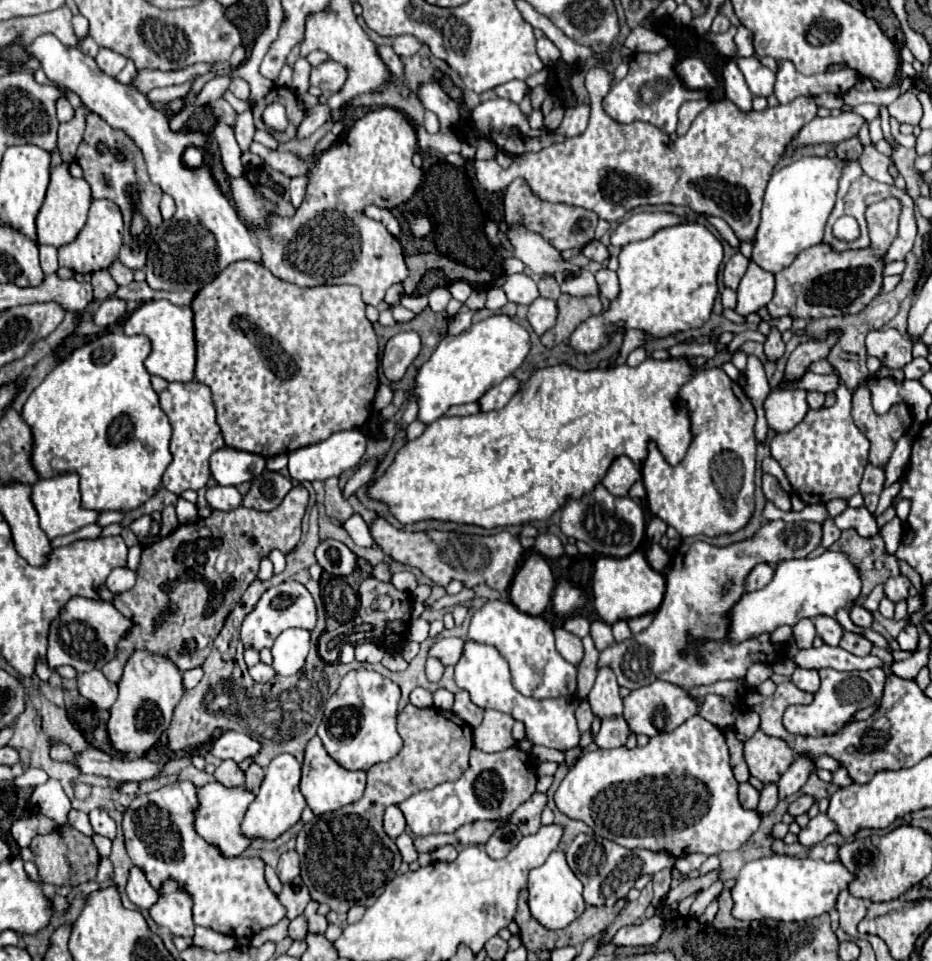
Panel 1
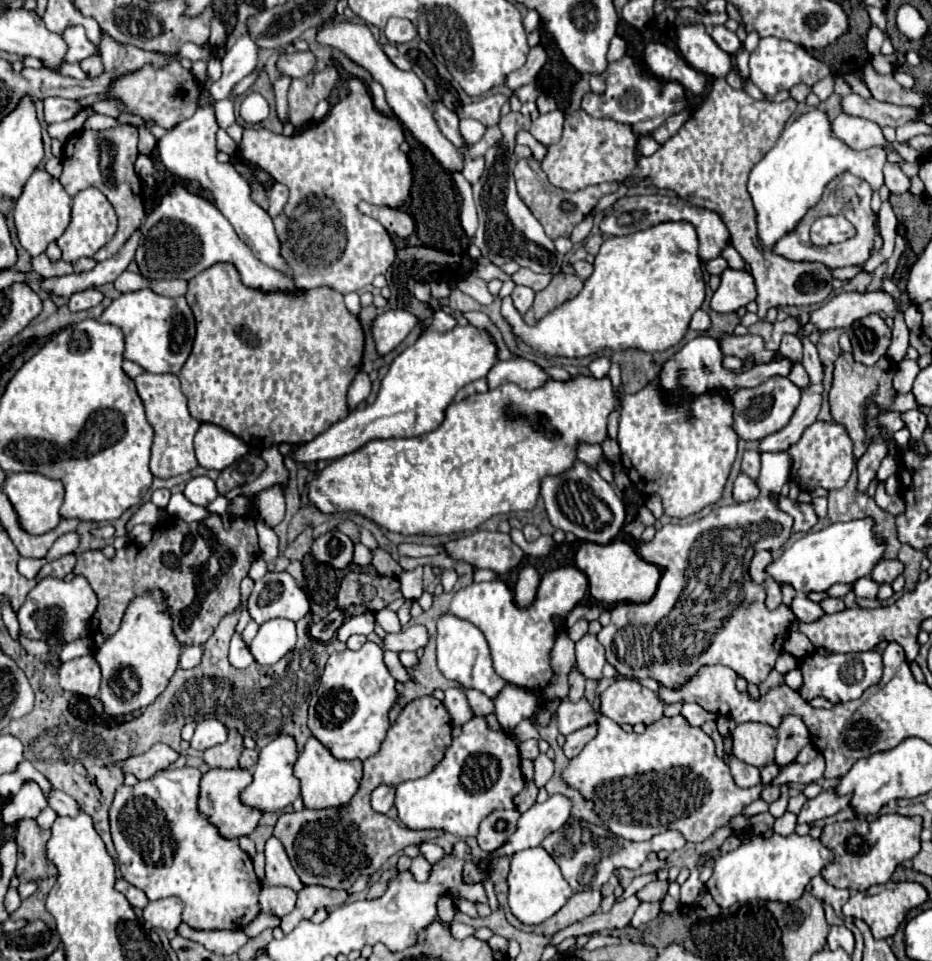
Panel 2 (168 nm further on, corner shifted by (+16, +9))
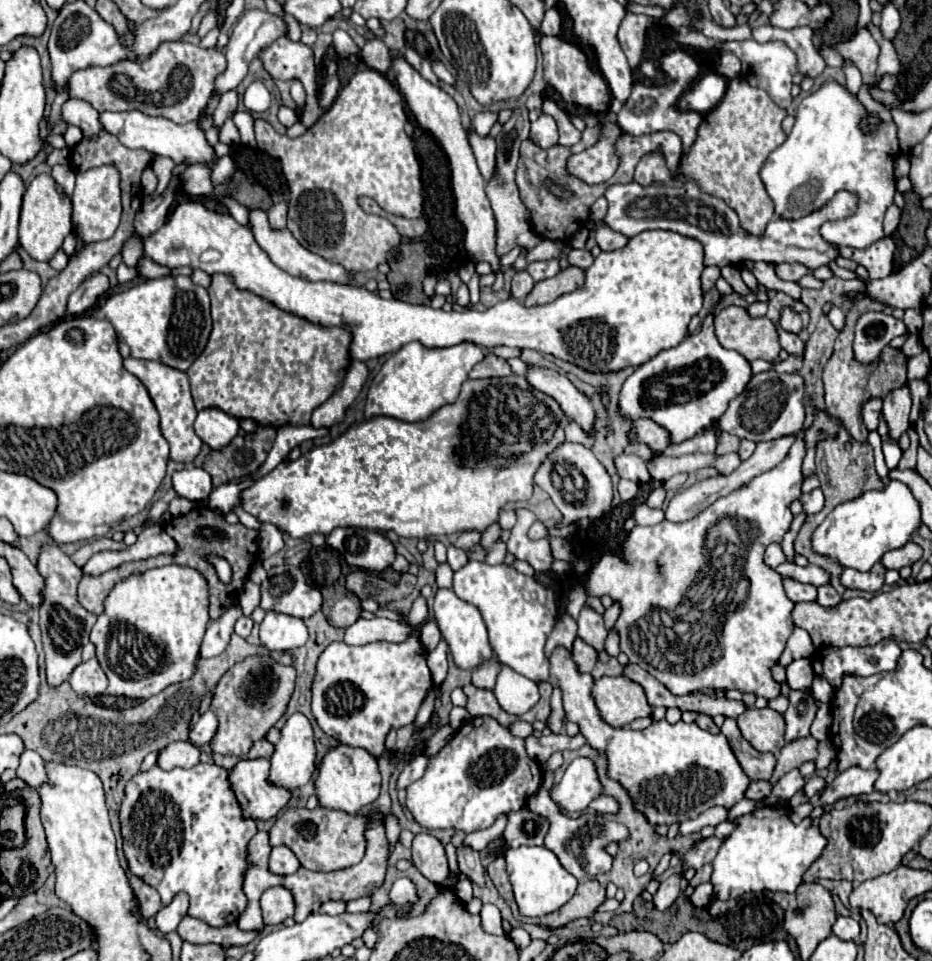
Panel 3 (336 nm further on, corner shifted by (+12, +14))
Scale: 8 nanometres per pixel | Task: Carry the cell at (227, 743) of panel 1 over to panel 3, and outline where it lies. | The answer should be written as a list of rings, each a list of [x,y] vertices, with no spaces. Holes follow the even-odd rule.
[[[210,709],[206,711],[194,725],[194,729],[190,731],[188,735],[188,741],[194,743],[194,745],[204,745],[204,743],[210,743],[212,737],[216,735],[218,731],[218,717],[216,713]]]

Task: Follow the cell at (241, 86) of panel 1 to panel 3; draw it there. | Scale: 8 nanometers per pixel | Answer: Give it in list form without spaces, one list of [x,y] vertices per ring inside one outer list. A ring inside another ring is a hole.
[[[184,41],[160,43],[144,61],[124,59],[108,67],[86,67],[70,77],[70,95],[88,101],[96,111],[138,109],[150,117],[164,117],[174,123],[188,123],[208,103],[214,81],[226,69],[226,57],[216,49],[200,49]]]

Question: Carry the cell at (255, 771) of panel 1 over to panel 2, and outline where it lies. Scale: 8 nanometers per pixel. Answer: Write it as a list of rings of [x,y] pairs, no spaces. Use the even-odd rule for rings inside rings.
[[[244,750],[242,756],[240,756],[240,768],[246,768],[246,770],[252,770],[258,762],[258,750]]]

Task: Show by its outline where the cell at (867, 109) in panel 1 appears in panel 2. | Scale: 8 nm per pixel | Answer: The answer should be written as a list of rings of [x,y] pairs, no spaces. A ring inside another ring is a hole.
[[[824,76],[824,78],[820,78],[820,82],[816,82],[816,84],[812,86],[812,92],[814,92],[820,100],[826,100],[826,98],[834,92],[834,84],[828,82],[828,76]]]

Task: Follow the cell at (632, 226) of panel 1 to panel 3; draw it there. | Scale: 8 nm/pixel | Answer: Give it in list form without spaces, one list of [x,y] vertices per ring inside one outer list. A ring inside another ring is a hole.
[[[686,181],[682,187],[666,187],[666,185],[650,185],[642,187],[638,183],[626,185],[610,185],[604,193],[608,201],[608,213],[604,223],[626,235],[634,237],[636,233],[648,229],[668,229],[688,237],[696,237],[704,247],[704,265],[738,265],[744,259],[750,261],[766,261],[772,265],[778,263],[802,263],[808,269],[818,269],[822,265],[830,265],[840,257],[840,249],[834,243],[824,243],[818,229],[824,221],[830,219],[846,219],[856,213],[858,197],[852,191],[838,191],[822,209],[812,211],[800,219],[774,219],[768,223],[766,233],[762,237],[754,237],[744,231],[738,223],[738,215],[730,209],[722,199],[706,195],[698,189],[694,181]]]

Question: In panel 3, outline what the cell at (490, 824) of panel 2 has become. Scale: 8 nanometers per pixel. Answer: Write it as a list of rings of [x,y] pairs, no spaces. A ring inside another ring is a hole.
[[[510,811],[506,815],[508,823],[502,833],[502,839],[508,847],[520,847],[520,845],[542,845],[544,833],[548,831],[548,819],[526,811]]]

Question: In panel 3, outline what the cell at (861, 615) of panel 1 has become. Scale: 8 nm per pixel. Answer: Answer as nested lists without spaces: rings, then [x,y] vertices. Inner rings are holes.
[[[832,585],[818,587],[818,599],[816,599],[816,603],[820,603],[822,607],[836,607],[840,601],[842,601],[842,597],[836,593],[836,589]]]

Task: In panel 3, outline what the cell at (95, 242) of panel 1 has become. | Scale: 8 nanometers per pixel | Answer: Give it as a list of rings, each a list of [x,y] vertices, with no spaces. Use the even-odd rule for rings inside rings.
[[[96,167],[96,169],[90,169],[86,173],[76,175],[76,187],[74,187],[74,193],[72,193],[72,205],[74,205],[72,223],[78,225],[76,227],[76,237],[78,237],[76,253],[84,245],[106,241],[118,229],[120,215],[122,215],[118,181],[120,181],[120,177],[118,177],[116,169],[112,169],[112,167]]]

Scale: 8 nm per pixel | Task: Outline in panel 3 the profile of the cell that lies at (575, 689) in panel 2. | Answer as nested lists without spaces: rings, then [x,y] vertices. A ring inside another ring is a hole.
[[[576,639],[574,649],[572,649],[572,659],[580,673],[590,673],[598,661],[598,653],[590,645],[584,645],[584,641]]]

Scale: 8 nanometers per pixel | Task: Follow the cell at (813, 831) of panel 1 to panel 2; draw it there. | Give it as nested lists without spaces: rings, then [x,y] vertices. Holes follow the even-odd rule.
[[[826,790],[826,792],[820,792],[816,798],[808,800],[804,804],[804,808],[800,810],[798,814],[798,824],[802,822],[808,822],[808,824],[814,824],[816,820],[820,818],[826,818],[826,816],[834,816],[836,812],[844,810],[850,806],[850,800],[852,796],[850,794],[838,794],[836,790]]]

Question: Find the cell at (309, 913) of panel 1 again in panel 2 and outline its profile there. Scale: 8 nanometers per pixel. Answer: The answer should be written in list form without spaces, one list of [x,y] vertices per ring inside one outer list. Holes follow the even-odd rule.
[[[270,838],[266,842],[266,878],[262,880],[264,886],[288,886],[292,890],[300,890],[302,882],[296,876],[284,846],[278,838]]]

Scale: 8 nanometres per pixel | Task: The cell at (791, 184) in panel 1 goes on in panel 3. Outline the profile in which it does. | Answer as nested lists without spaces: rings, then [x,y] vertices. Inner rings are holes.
[[[826,81],[816,93],[800,101],[796,123],[788,139],[768,155],[760,171],[760,179],[774,203],[778,217],[808,215],[820,209],[824,203],[828,203],[836,191],[840,189],[854,191],[860,199],[858,211],[846,219],[827,221],[819,230],[825,241],[852,249],[866,249],[884,237],[882,219],[896,191],[894,159],[900,153],[896,139],[896,125],[882,123],[876,133],[864,135],[858,129],[858,121],[864,115],[866,109],[860,105],[856,97],[848,93],[846,87],[834,81]],[[812,181],[818,183],[814,197],[808,203],[796,205],[794,191]]]

